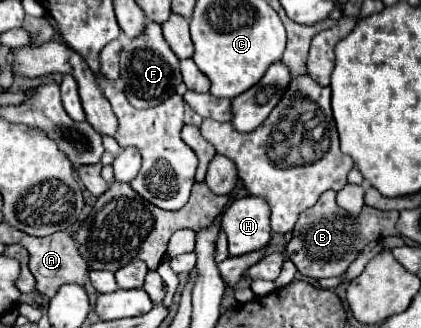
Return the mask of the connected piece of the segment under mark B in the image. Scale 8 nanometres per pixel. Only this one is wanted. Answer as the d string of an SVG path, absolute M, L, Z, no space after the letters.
M326 191L314 207L300 213L292 229L292 239L286 243L286 257L304 277L340 277L348 269L348 265L360 255L362 247L366 247L374 239L396 235L396 221L396 211L386 211L384 215L382 211L376 211L372 207L362 207L360 215L354 217L336 205L334 191Z

